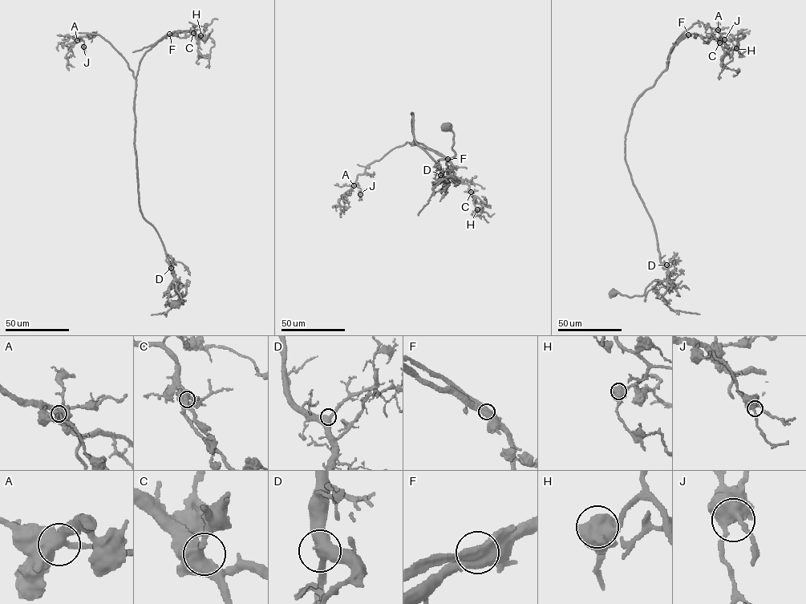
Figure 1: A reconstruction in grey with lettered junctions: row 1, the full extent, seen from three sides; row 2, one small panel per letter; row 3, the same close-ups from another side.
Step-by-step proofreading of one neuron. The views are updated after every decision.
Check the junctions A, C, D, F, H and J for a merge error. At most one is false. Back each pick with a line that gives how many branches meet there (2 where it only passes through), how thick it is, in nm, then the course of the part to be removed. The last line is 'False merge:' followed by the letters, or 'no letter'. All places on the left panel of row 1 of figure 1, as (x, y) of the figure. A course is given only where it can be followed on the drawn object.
F: Branches: 3. Thickness 550 nm. Course of the part to remove: (169, 34), (132, 52)
False merge: F

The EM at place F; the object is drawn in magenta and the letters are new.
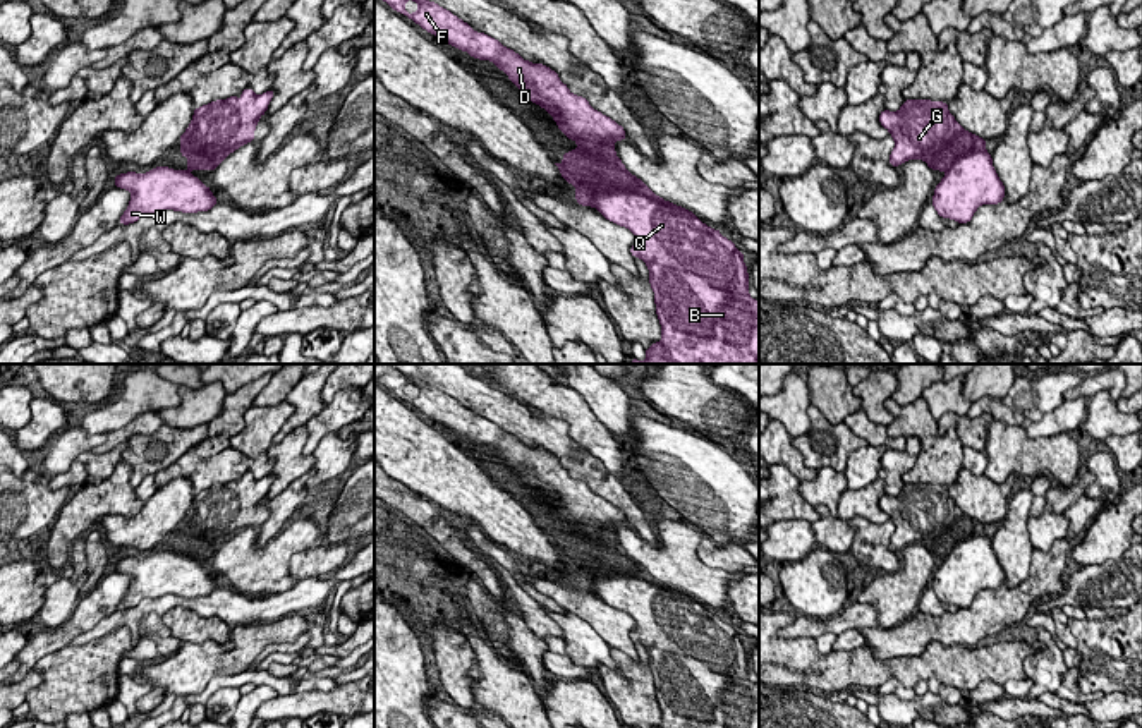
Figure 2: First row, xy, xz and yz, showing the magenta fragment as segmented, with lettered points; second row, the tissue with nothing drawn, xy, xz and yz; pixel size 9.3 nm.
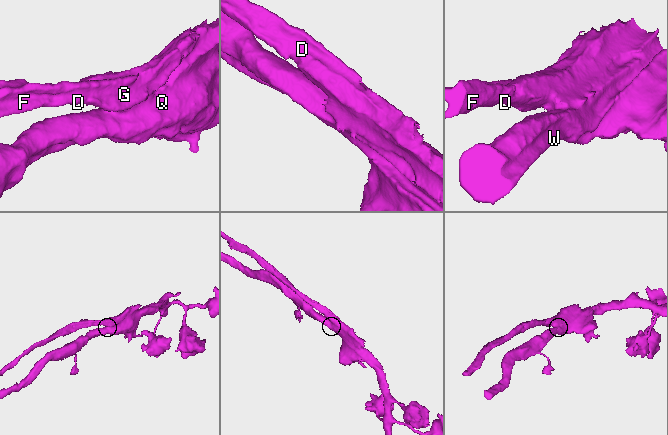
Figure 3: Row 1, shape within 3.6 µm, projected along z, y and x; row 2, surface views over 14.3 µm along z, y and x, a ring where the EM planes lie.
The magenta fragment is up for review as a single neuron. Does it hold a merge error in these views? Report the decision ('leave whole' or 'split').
split

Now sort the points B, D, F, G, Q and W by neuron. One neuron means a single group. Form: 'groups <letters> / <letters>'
groups B Q W / D F G

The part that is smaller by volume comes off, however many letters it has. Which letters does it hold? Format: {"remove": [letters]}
{"remove": ["D", "F", "G"]}

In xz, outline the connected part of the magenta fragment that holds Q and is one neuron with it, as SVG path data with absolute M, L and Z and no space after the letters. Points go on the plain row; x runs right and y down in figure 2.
M604 531L599 567L580 567L575 585L594 591L606 604L634 618L630 639L641 642L649 654L656 699L661 709L661 725L654 728L759 728L759 687L749 680L749 658L744 637L732 625L702 608L692 596L656 580L641 563L617 549L617 539Z

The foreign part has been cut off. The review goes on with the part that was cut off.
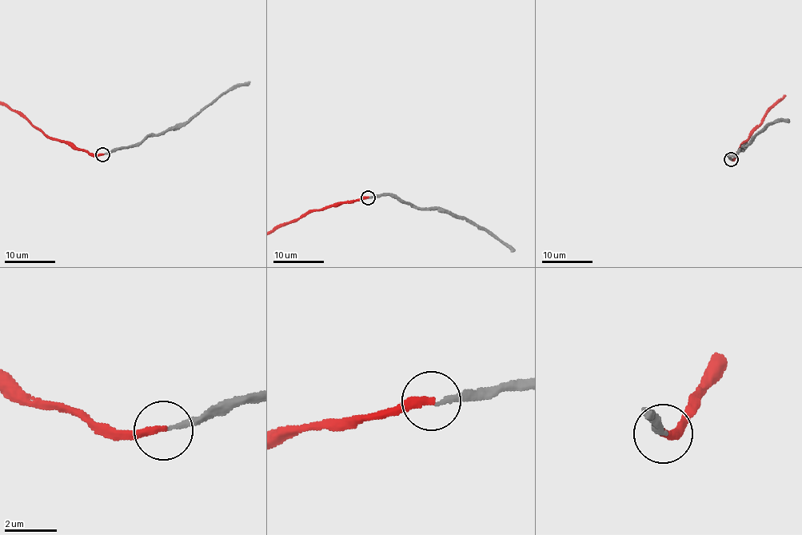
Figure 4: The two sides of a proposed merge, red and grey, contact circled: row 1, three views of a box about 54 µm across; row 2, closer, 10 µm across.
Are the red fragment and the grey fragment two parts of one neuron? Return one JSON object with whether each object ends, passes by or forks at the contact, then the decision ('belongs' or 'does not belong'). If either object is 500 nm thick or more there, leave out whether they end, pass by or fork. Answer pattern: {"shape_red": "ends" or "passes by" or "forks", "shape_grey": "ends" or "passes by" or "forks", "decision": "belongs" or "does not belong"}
{"shape_red": "ends", "shape_grey": "ends", "decision": "belongs"}

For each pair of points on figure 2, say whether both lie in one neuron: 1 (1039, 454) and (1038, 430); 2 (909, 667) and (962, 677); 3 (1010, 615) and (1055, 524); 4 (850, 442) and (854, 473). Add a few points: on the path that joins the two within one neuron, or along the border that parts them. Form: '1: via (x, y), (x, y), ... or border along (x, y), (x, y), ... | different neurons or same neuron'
1: border along (1022, 424), (1024, 431), (1032, 438), (1070, 431) | different neurons
2: via (923, 667), (948, 667) | same neuron
3: border along (1067, 536), (1055, 541), (1048, 550) | different neurons
4: border along (868, 445), (854, 450), (842, 471) | different neurons

